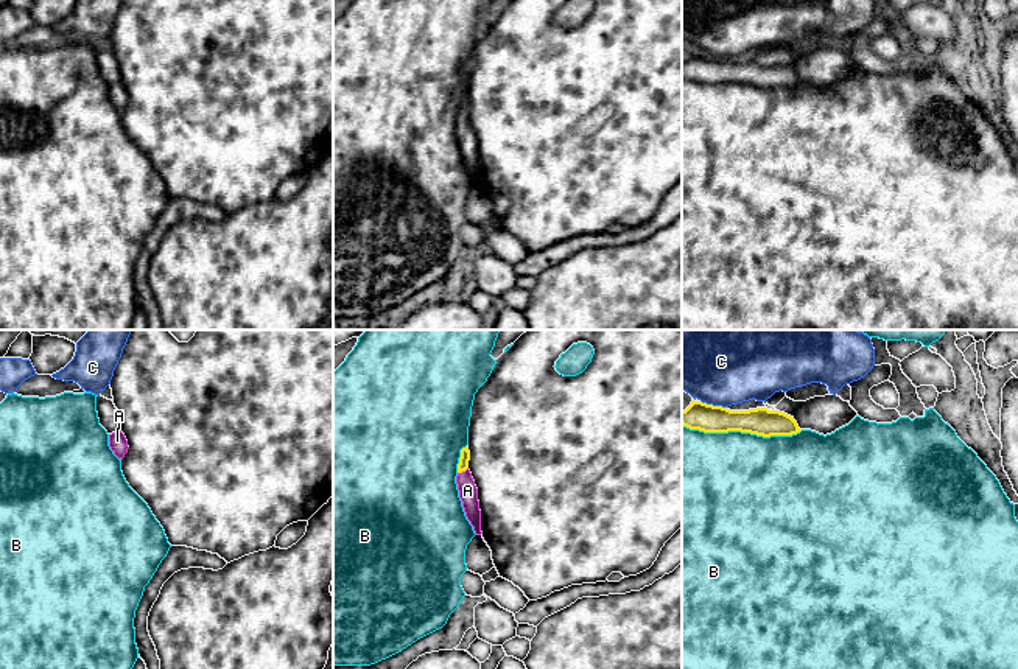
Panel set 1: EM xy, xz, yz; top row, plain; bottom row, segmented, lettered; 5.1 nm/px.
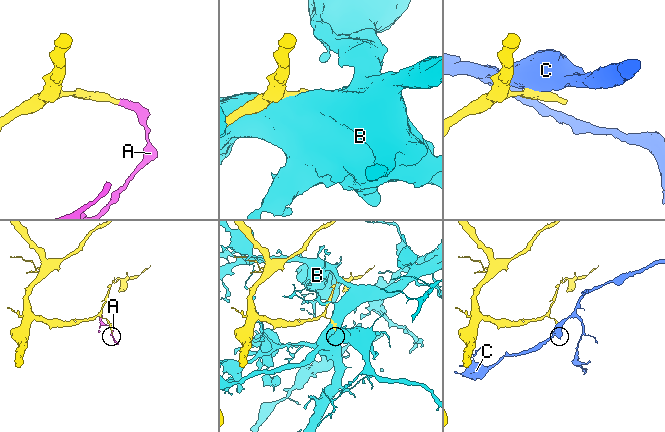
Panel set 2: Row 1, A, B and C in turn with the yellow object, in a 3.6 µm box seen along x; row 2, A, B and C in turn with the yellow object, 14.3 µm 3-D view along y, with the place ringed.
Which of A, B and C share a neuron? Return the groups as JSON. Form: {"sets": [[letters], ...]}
{"sets": [["A"], ["B"], ["C"]]}

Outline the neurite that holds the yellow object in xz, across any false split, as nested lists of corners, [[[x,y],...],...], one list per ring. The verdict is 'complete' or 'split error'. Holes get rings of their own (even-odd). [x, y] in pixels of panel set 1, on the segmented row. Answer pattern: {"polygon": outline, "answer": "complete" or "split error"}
{"polygon": [[[469,447],[461,450],[461,457],[458,464],[456,484],[459,490],[459,498],[467,520],[473,526],[476,535],[481,535],[481,510],[478,501],[478,489],[469,470],[470,451]]], "answer": "split error"}

